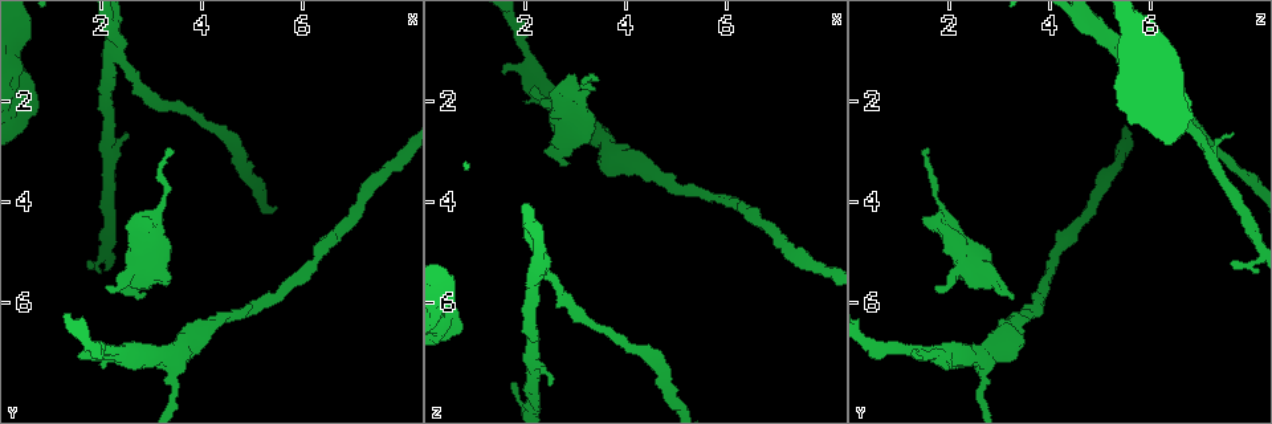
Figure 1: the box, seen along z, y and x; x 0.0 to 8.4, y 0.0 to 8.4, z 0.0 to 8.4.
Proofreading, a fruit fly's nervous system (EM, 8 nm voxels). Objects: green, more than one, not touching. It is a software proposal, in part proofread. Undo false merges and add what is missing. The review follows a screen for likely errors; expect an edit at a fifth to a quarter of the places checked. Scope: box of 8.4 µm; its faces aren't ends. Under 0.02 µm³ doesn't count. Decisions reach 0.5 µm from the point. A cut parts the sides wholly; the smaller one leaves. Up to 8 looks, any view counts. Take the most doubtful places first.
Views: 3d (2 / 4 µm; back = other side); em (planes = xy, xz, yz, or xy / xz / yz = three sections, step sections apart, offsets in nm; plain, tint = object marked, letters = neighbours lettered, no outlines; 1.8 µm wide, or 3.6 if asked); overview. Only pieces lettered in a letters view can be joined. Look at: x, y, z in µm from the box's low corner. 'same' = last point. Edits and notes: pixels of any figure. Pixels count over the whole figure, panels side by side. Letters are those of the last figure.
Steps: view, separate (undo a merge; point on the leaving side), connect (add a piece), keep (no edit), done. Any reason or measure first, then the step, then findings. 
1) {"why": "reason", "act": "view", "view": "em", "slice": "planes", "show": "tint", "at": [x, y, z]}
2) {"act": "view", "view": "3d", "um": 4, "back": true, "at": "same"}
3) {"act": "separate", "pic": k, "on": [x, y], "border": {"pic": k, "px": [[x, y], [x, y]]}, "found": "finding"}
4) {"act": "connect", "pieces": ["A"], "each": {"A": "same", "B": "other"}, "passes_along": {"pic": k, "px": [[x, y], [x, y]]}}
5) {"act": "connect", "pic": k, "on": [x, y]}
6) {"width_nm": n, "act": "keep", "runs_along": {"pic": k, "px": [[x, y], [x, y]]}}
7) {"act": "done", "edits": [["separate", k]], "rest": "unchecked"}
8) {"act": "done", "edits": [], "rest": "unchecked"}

{"why": "thick end", "act": "view", "view": "em", "slice": "planes", "show": "letters", "at": [2.85, 5.85, 3.20]}

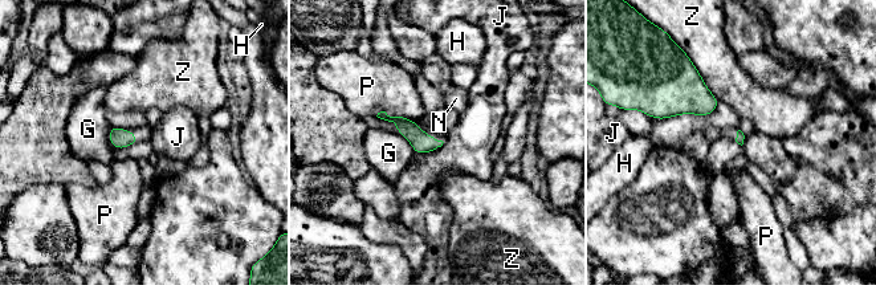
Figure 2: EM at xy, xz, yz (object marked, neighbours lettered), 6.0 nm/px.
{"act": "keep", "each": {"G": "other", "H": "other", "J": "other", "N": "other", "P": "other", "Z": "other"}, "runs_along": {"pic": 2, "px": [[383, 115], [422, 142], [438, 143]]}, "found": "none of them fits"}

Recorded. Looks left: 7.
{"why": "three-way junction", "act": "view", "view": "em", "slice": "planes", "show": "letters", "at": [2.30, 0.65, 5.05]}

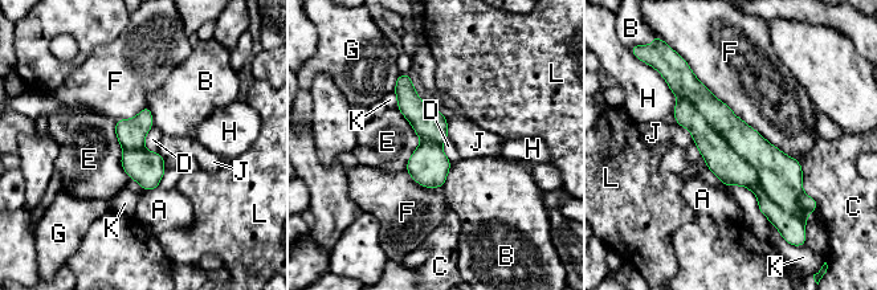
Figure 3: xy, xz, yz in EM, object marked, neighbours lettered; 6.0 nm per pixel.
{"longest_contact_nm": ["F", 900], "act": "separate", "pic": 3, "on": [721, 159], "each": {"A": "other", "B": "other", "C": "other", "D": "other", "E": "other", "F": "other", "G": "other", "H": "other", "J": "other", "K": "other", "L": "other"}, "border": {"pic": 3, "px": [[678, 97], [794, 215]]}, "found": "two neurons meet here"}

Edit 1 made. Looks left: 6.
{"act": "view", "view": "overview"}

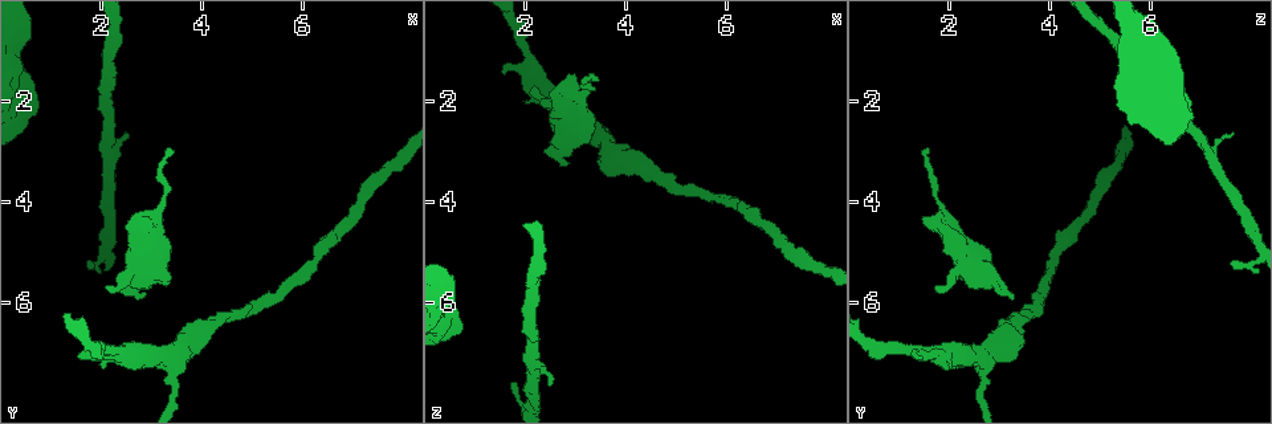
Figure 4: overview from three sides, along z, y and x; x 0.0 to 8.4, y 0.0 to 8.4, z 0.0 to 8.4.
{"why": "an open end", "act": "view", "view": "3d", "um": 4, "at": [2.55, 4.40, 1.75]}

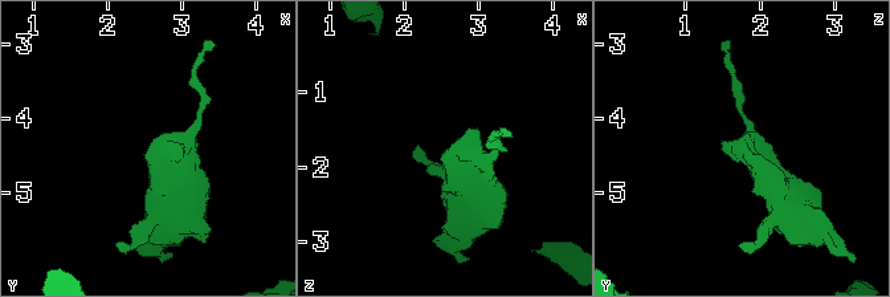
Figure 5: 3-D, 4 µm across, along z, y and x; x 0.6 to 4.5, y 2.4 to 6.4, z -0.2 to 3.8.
{"why": "need the tissue", "act": "view", "view": "em", "slice": "xz", "step": 4, "show": "tint", "at": [2.60, 4.40, 1.75]}

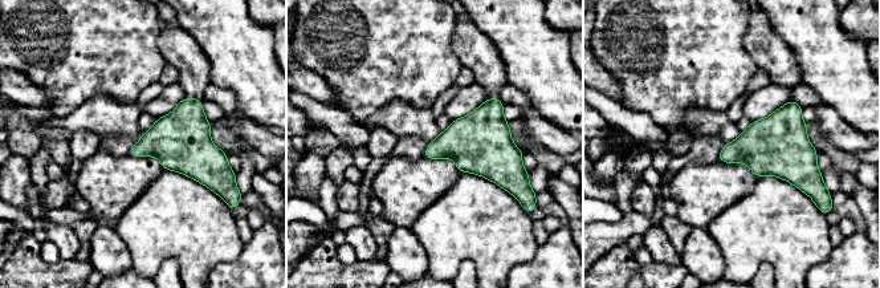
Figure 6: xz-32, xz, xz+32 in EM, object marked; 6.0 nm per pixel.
{"why": "another direction", "act": "view", "view": "em", "slice": "planes", "show": "letters", "at": "same"}

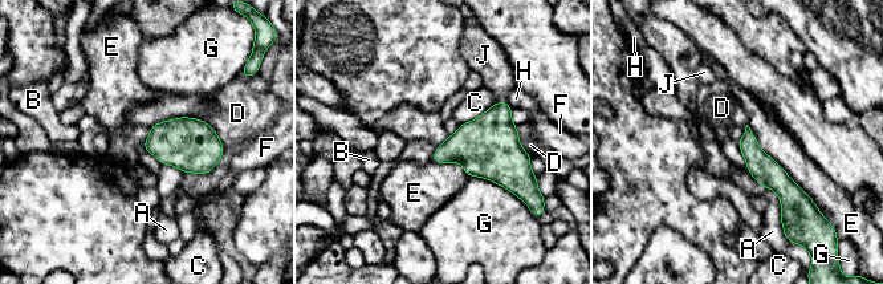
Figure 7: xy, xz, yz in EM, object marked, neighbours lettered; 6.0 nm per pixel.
{"act": "connect", "pieces": ["J"], "each": {"A": "other", "B": "other", "C": "other", "D": "other", "E": "other", "F": "other", "G": "other", "H": "other", "J": "same"}, "passes_along": {"pic": 7, "px": [[491, 142], [500, 102], [491, 63]]}, "found": "the neuron continues"}

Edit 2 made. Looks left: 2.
{"act": "done", "edits": [["separate", 3], ["connect", 7]], "rest": "unchecked"}

